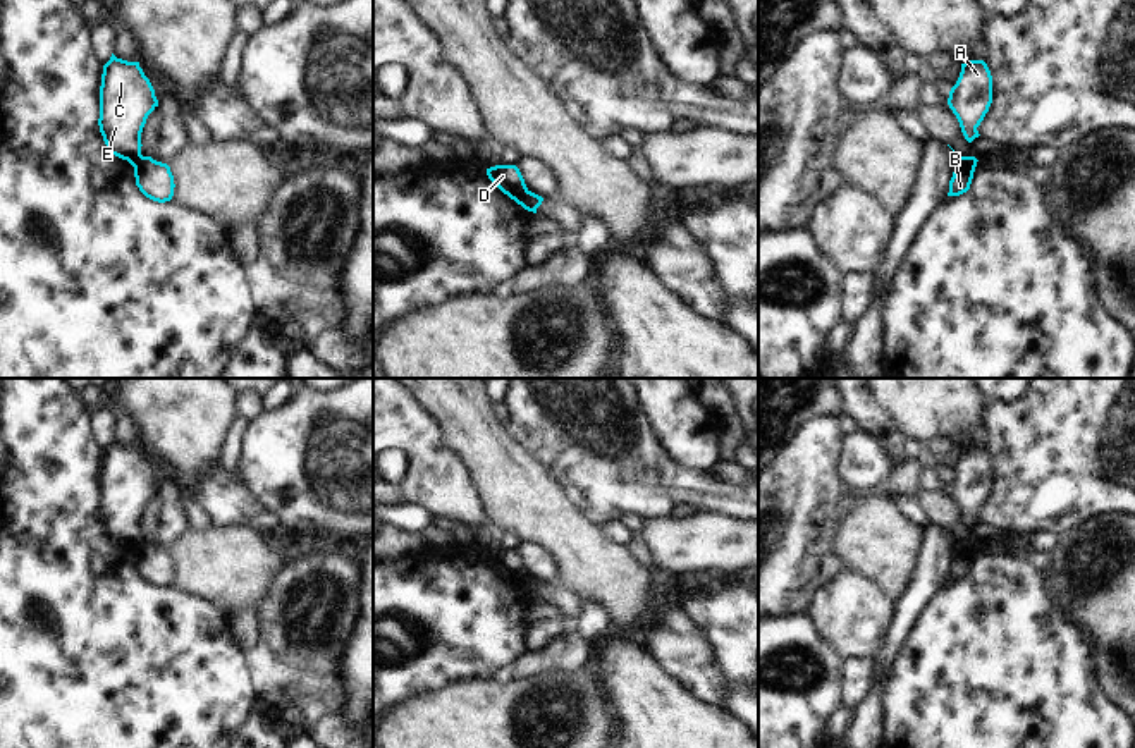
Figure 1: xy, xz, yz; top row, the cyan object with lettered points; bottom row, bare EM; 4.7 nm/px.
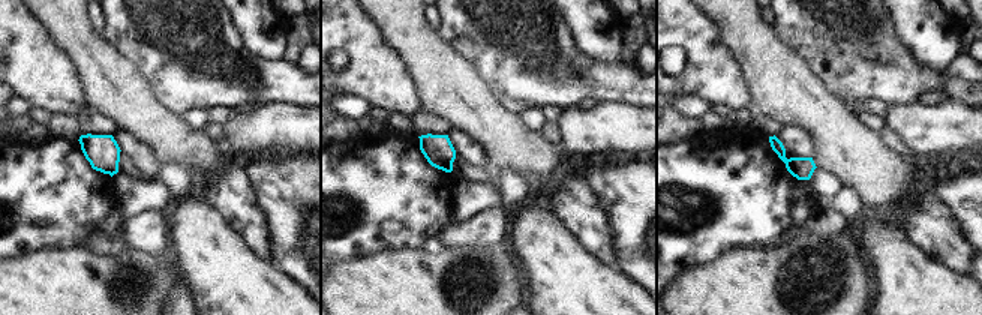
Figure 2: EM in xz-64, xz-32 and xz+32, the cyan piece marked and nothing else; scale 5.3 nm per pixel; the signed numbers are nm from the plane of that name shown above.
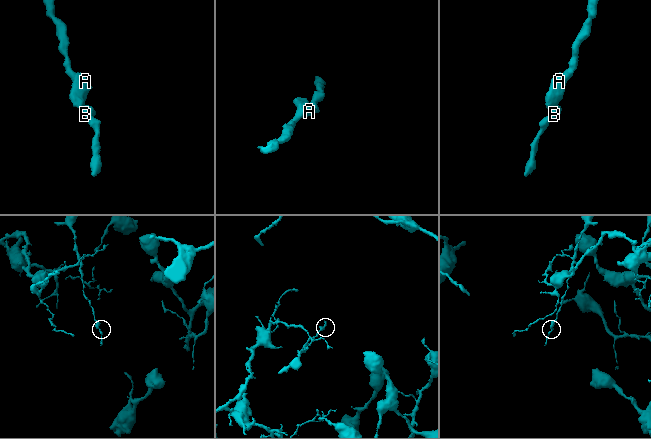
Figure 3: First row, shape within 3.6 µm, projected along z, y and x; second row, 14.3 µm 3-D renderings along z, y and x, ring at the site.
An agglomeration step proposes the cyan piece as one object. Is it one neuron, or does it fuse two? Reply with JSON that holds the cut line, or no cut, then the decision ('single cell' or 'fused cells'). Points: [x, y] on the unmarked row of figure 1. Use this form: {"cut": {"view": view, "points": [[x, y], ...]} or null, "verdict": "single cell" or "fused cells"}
{"cut": {"view": "xz", "points": [[528, 576], [520, 588]]}, "verdict": "fused cells"}

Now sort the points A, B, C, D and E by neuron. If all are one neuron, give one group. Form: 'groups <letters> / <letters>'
groups A C D E / B

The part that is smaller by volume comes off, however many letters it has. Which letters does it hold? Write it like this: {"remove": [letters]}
{"remove": ["B"]}

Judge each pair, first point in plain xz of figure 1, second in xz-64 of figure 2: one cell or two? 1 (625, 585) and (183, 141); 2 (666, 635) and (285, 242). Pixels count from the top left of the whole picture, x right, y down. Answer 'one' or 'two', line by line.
1: one
2: two

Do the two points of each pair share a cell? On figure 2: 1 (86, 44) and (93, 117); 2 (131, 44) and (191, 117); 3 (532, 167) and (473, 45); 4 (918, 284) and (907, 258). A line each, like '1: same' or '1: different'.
1: different
2: different
3: different
4: same

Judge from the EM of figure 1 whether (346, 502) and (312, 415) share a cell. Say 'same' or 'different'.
same

